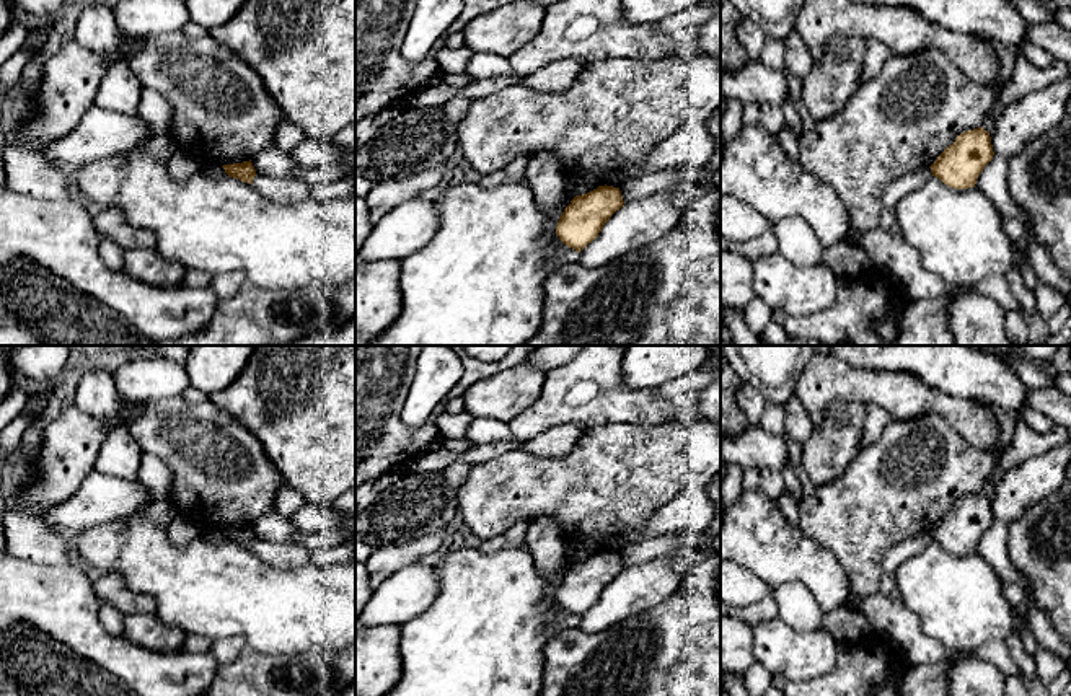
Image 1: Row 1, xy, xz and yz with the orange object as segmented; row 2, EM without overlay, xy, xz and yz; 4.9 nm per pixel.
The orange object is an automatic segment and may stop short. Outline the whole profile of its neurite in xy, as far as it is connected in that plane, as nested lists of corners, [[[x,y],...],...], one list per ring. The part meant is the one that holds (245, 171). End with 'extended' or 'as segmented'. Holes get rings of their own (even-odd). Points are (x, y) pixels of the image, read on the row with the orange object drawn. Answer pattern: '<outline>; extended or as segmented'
[[[251,160],[222,168],[230,178],[253,184],[262,197],[277,204],[297,204],[311,194],[313,186],[303,179],[258,174]]]; extended

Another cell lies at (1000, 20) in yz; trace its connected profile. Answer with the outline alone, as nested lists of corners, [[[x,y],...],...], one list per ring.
[[[853,0],[869,5],[906,7],[942,28],[988,36],[1020,47],[1025,42],[1025,20],[1011,0]]]

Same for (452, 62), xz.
[[[445,46],[439,52],[440,77],[455,78],[456,75],[465,73],[471,54],[473,52],[466,46],[458,49],[450,49]]]

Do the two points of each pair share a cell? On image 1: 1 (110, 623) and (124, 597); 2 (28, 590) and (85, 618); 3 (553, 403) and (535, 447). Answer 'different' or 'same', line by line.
1: different
2: same
3: different

